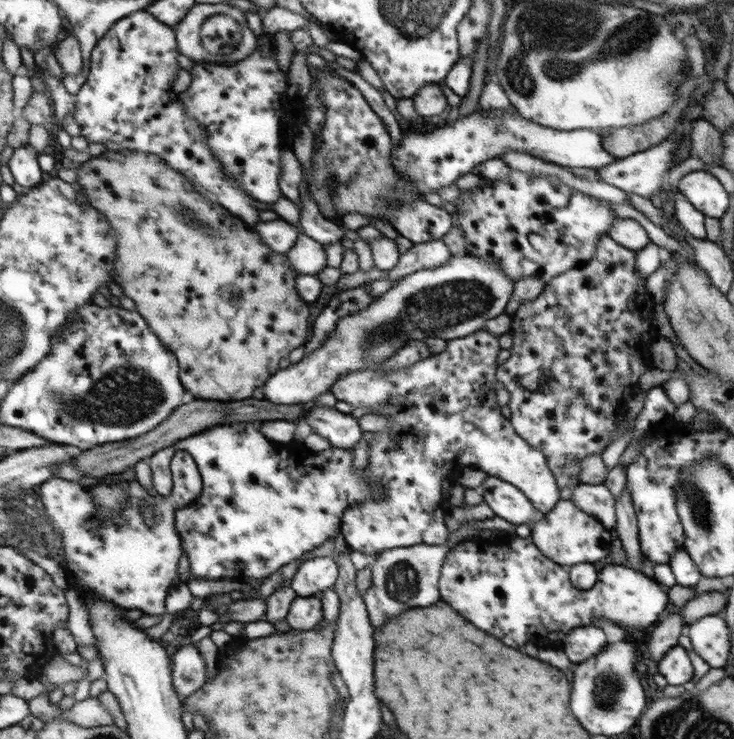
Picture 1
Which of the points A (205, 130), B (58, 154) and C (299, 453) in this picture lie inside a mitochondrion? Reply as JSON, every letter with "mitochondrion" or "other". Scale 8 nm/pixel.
{"A":"other","B":"other","C":"other"}

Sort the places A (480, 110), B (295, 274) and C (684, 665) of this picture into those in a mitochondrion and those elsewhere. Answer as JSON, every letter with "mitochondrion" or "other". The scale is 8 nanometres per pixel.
{"A":"other","B":"other","C":"other"}

